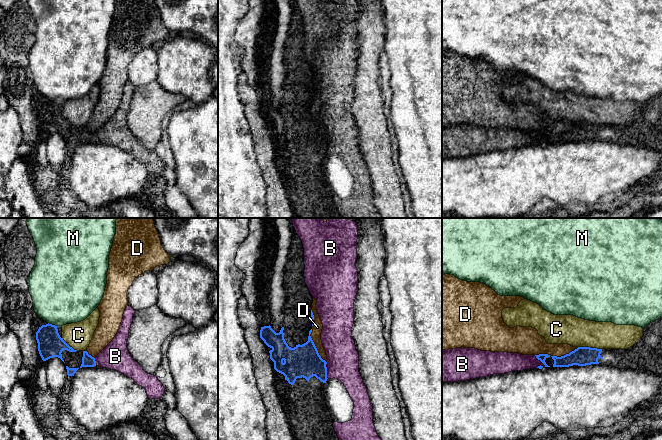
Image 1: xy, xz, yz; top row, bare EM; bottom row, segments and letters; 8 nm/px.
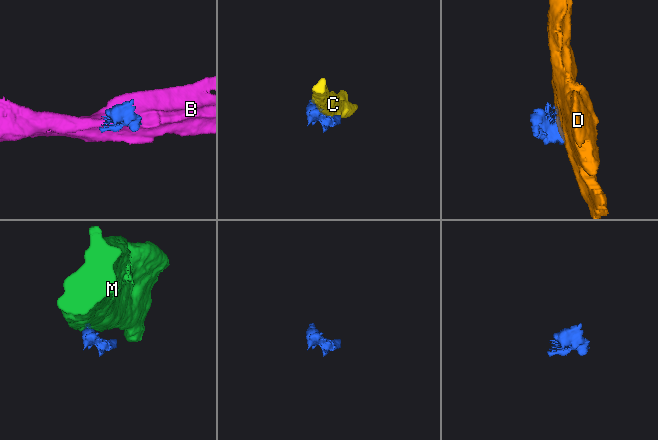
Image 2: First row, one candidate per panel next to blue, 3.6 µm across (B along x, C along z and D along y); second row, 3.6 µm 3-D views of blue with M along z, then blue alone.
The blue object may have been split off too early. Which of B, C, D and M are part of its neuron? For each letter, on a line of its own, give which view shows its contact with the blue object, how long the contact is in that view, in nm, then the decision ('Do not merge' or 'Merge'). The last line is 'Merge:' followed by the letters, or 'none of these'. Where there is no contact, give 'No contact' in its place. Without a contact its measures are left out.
B: Touches blue in yz. Shared border 130 nm. Do not merge
C: Touches blue in yz. Shared border 190 nm. Do not merge
D: Touches blue in yz. Shared border 360 nm. Do not merge
M: Touches blue in xy. Shared border 80 nm. Do not merge
Merge: none of these

